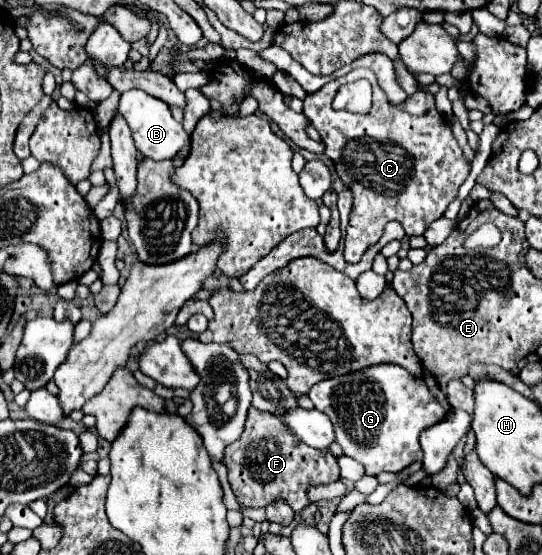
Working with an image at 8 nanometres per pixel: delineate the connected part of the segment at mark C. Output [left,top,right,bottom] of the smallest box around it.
[304,68,470,264]

